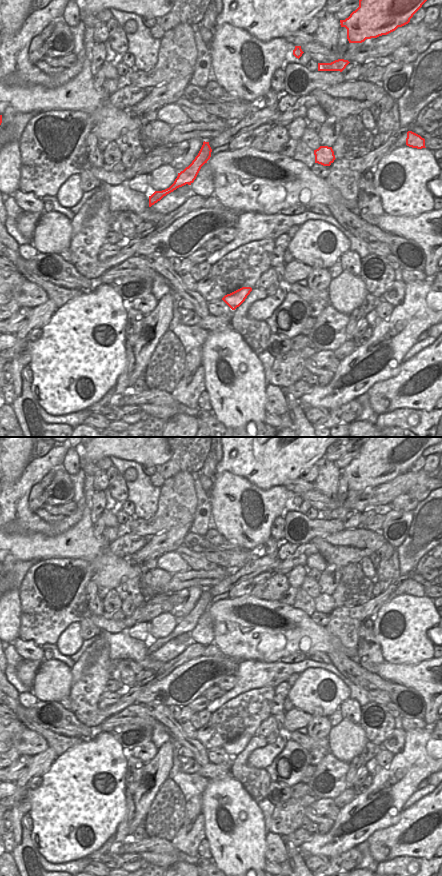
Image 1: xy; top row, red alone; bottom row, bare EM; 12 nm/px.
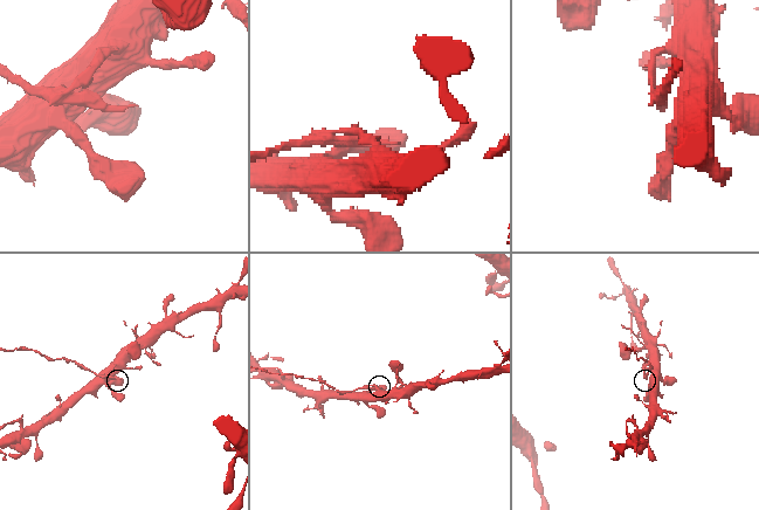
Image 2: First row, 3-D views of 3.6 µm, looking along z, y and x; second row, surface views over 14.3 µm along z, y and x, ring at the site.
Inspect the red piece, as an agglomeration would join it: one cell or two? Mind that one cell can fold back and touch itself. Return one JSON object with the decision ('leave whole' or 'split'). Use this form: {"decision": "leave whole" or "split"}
{"decision": "split"}

